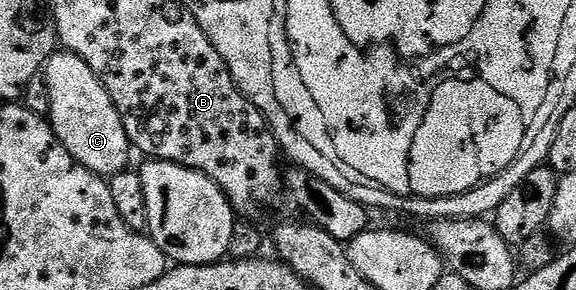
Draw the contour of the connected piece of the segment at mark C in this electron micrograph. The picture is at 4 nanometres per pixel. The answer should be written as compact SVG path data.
M57 51L47 60L45 76L51 100L51 130L65 151L69 151L81 167L101 178L110 179L124 172L130 166L127 164L131 161L133 146L125 135L117 107L113 107L113 99L109 99L109 91L105 91L101 79L89 71L89 63L72 53Z

